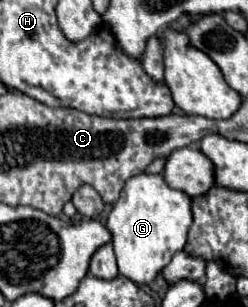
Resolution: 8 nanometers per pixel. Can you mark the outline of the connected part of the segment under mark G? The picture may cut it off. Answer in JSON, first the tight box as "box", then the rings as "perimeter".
{"box":[107,173,191,285],"perimeter":[[[139,173],[131,177],[107,217],[119,273],[137,285],[149,285],[155,281],[171,257],[185,247],[189,225],[191,199],[183,191],[171,189],[161,175]]]}

